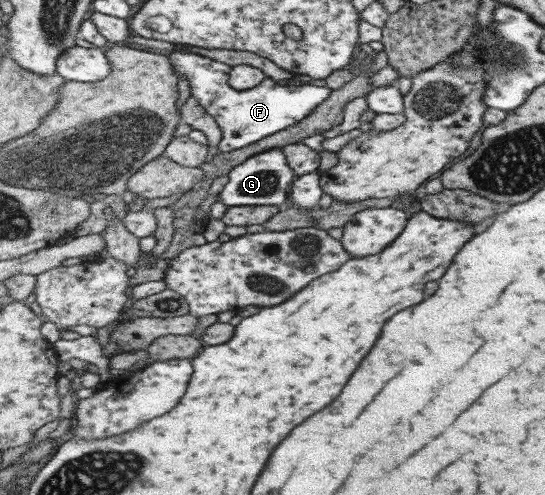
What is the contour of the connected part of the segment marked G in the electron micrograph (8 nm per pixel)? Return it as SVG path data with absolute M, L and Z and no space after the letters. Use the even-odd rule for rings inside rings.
M283 148L270 149L250 157L248 161L237 165L229 173L229 182L221 193L221 200L226 207L276 205L283 206L288 199L292 183L298 175L288 163Z

